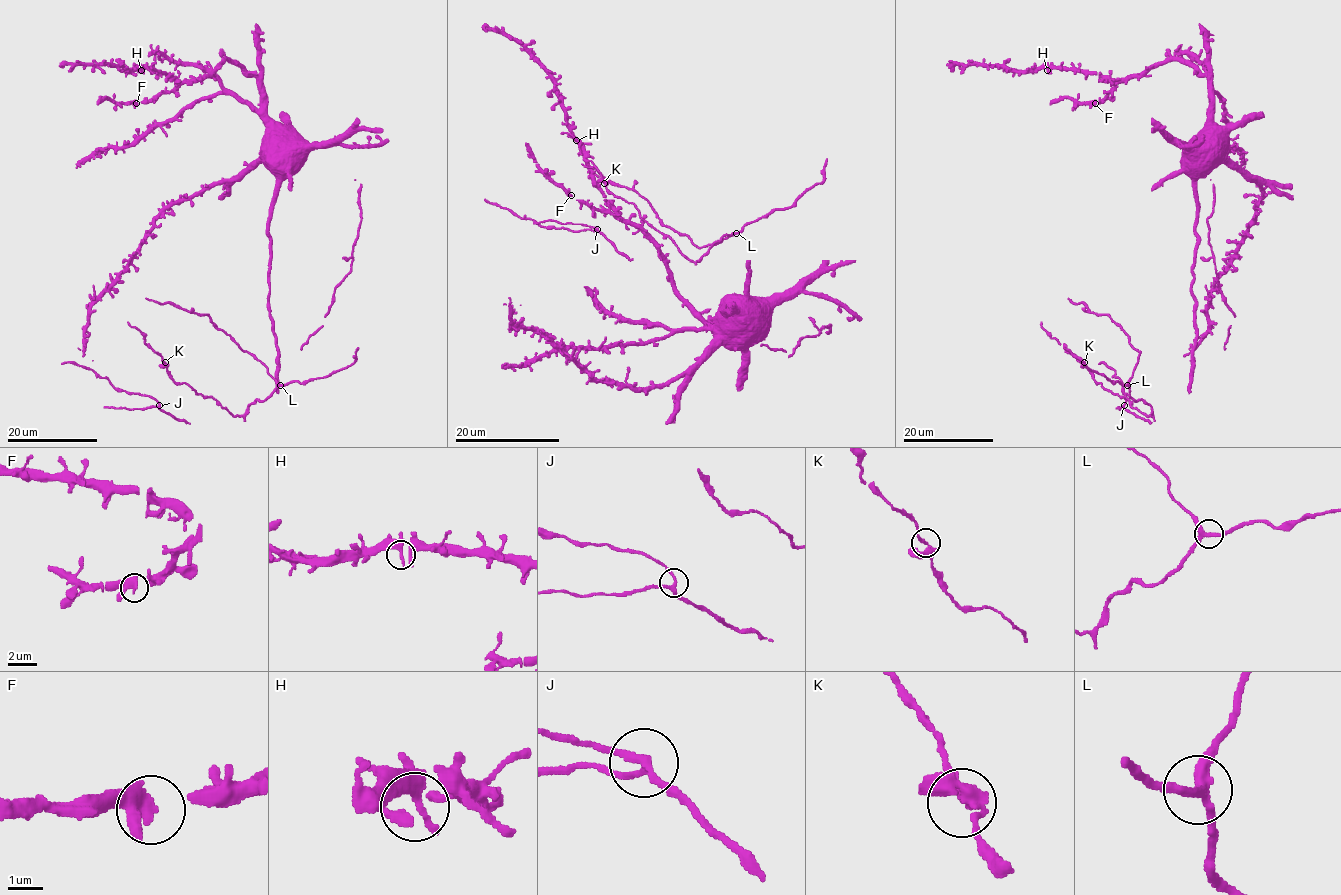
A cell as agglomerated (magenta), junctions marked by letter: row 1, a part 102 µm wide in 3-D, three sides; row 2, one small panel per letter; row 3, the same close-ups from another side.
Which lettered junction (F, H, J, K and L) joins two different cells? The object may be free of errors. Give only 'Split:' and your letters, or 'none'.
Split: none

